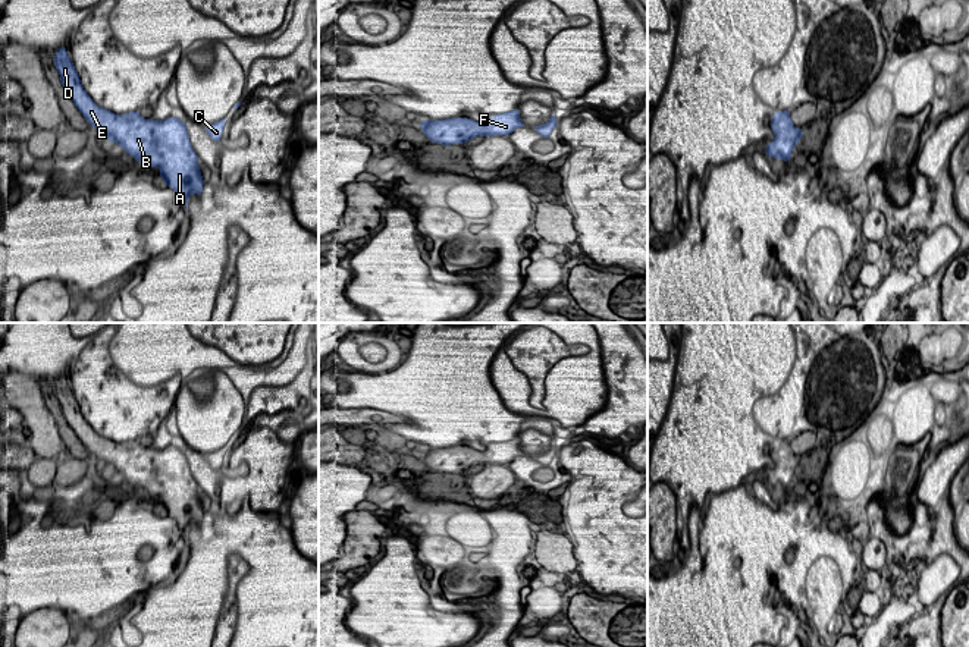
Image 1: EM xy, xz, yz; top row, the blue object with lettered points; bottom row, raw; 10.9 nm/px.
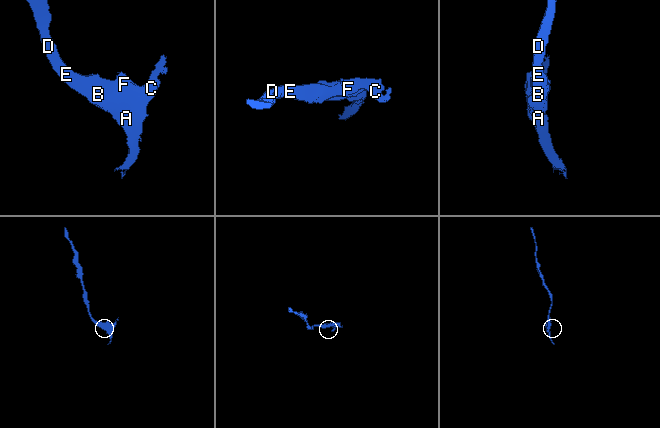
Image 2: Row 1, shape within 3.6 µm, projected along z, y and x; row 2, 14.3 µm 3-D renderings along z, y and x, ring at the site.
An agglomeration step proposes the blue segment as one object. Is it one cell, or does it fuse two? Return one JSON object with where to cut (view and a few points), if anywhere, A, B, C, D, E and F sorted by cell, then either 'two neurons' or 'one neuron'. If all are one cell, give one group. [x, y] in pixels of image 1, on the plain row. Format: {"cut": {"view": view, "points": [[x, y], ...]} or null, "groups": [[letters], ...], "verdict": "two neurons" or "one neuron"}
{"cut": null, "groups": [["A", "B", "C", "D", "E", "F"]], "verdict": "one neuron"}

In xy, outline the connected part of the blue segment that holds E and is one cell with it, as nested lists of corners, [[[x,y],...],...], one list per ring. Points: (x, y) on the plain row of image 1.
[[[66,376],[56,380],[54,389],[68,425],[94,459],[120,474],[144,494],[157,496],[160,506],[188,540],[189,525],[201,524],[204,509],[185,452],[172,445],[164,449],[144,447],[138,439],[116,445],[97,434],[87,423]]]

